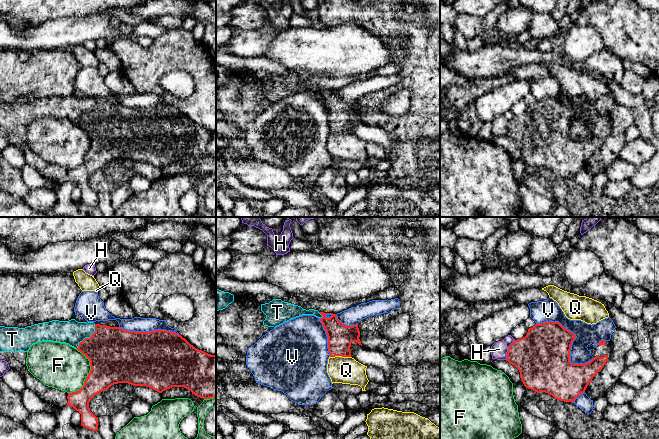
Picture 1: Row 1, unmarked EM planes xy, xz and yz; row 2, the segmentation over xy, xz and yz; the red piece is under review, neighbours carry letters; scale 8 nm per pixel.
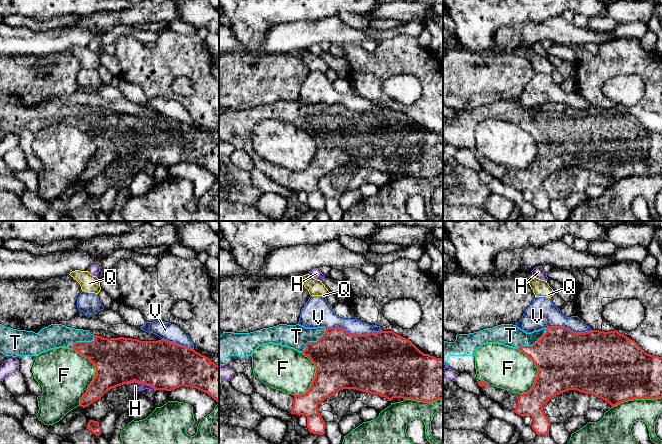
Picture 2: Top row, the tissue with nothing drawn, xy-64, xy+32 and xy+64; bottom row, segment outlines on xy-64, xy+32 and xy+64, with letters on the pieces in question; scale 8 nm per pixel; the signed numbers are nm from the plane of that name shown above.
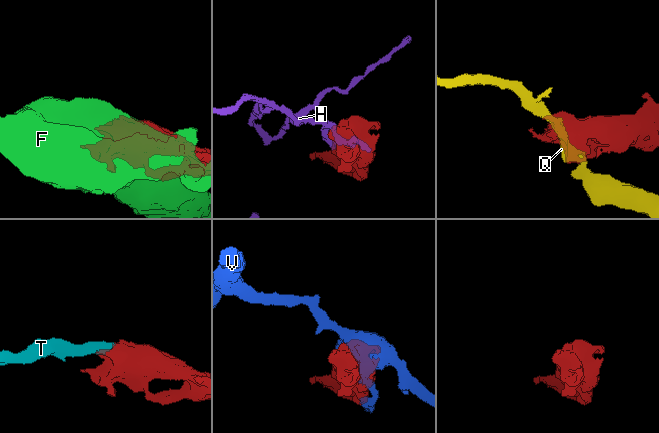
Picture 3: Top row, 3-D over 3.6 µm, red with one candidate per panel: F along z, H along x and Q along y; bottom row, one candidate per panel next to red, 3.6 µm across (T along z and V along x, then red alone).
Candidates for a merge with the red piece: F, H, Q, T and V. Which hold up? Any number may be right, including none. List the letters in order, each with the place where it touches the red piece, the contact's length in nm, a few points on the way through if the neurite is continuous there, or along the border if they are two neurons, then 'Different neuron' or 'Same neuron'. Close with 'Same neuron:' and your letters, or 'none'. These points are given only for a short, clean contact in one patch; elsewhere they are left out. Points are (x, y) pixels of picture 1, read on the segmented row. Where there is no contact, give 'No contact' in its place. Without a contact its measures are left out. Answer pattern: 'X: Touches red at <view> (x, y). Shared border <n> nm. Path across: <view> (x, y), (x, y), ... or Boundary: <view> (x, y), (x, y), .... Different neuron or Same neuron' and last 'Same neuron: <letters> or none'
F: Touches red at xy (88, 374). Shared border 360 nm. Different neuron
H: Touches red at yz (508, 349). Shared border 180 nm. Different neuron
Q: Touches red at xz (340, 355). Shared border 170 nm. Boundary: xz (350, 356), (330, 357). Different neuron
T: Touches red at xy (88, 338). Shared border 260 nm. Path across: xy (114, 353), (108, 347), (88, 338), (72, 332). Same neuron
V: Touches red at yz (573, 340). Shared border 550 nm. Different neuron
Same neuron: T

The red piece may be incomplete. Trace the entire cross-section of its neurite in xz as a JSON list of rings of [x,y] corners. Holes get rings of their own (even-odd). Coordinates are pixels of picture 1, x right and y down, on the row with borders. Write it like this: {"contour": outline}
{"contour": [[[273,299],[269,303],[261,304],[261,311],[266,315],[264,326],[277,327],[284,322],[302,315],[314,315],[323,324],[328,337],[330,357],[351,357],[351,343],[356,342],[362,346],[358,324],[346,326],[337,319],[336,314],[319,312],[314,309],[303,309],[301,306]]]}

